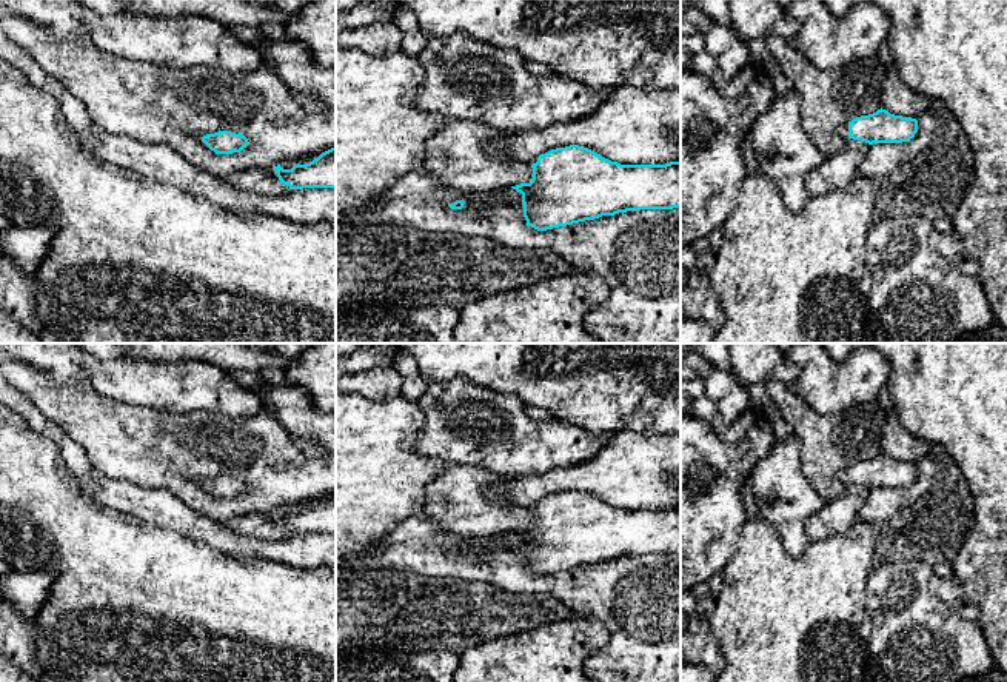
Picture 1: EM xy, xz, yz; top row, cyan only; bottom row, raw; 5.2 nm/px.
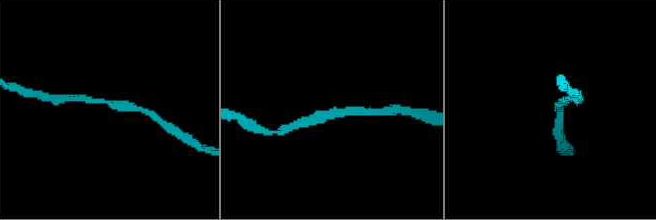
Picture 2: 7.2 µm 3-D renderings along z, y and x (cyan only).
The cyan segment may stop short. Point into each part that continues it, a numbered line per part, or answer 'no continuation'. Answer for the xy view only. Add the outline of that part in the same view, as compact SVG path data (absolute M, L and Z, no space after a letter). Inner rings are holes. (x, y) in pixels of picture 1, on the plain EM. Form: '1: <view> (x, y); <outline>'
no continuation

